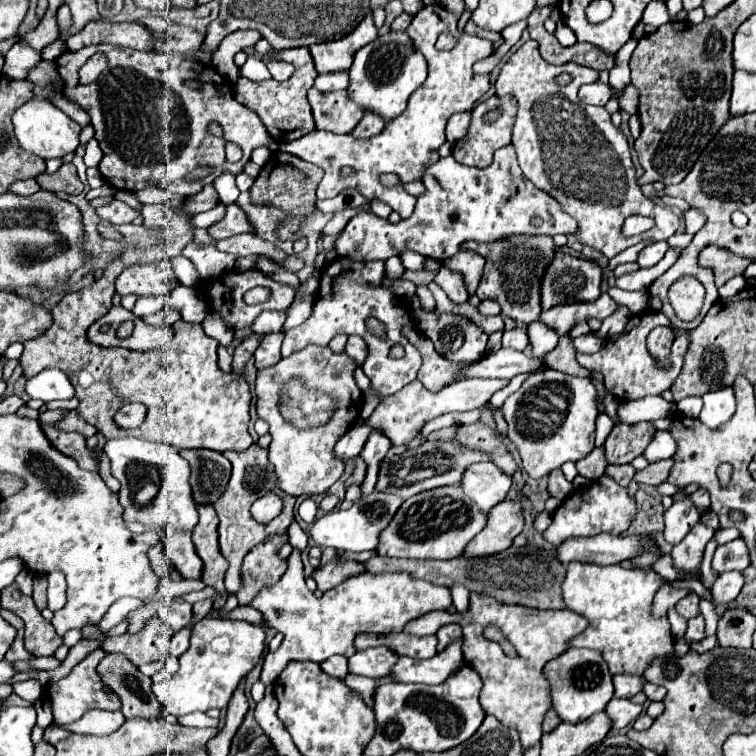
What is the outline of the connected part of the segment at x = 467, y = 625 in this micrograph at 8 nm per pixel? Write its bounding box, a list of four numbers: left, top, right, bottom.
[403,593,589,749]

